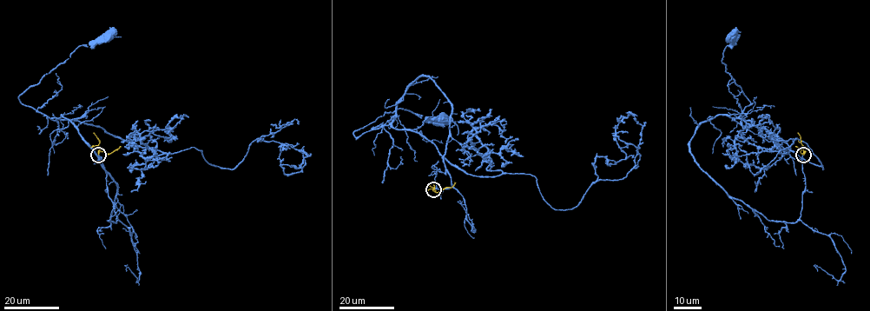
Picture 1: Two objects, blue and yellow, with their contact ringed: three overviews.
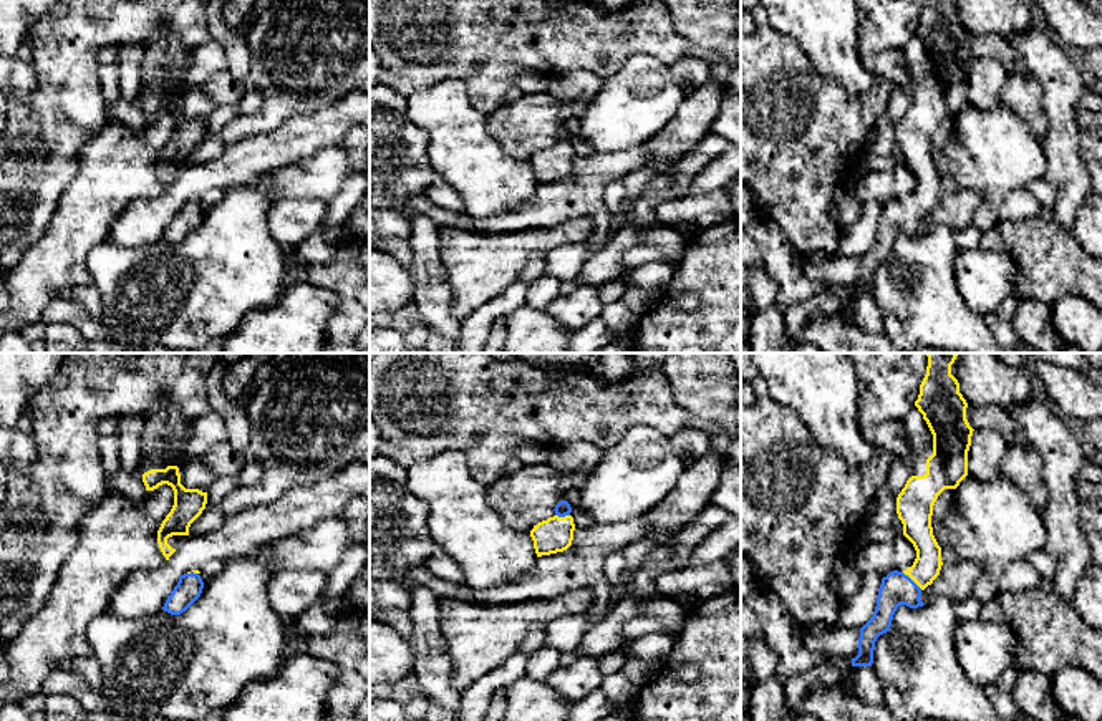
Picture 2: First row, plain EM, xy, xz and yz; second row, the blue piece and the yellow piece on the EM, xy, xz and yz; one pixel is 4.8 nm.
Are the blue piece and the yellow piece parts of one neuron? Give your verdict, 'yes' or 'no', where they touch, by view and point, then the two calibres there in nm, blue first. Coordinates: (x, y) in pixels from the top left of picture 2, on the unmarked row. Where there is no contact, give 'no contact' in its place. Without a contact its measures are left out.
yes; meets blue in yz at (910, 208); 160 nm thick on the blue side, 140 nm on the other

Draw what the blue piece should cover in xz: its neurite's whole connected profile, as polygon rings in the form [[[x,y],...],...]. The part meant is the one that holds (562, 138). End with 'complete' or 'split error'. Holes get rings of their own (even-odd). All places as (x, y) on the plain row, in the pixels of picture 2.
[[[560,129],[553,139],[553,146],[539,151],[530,159],[537,186],[563,181],[572,174],[575,152],[570,133]]]; split error

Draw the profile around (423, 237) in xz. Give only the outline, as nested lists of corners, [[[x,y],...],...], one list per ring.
[[[413,215],[408,220],[411,272],[418,285],[414,307],[433,331],[459,346],[461,320],[452,313],[452,295],[442,275],[437,225],[423,215]]]

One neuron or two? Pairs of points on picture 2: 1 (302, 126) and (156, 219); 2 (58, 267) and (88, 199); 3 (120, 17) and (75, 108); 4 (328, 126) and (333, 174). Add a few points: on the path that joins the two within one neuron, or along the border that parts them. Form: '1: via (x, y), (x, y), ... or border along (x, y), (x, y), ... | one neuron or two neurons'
1: via (265, 153), (189, 184) | one neuron
2: via (62, 251), (83, 216) | one neuron
3: via (95, 35), (75, 55), (75, 83) | one neuron
4: border along (342, 145), (322, 148), (294, 161) | two neurons

